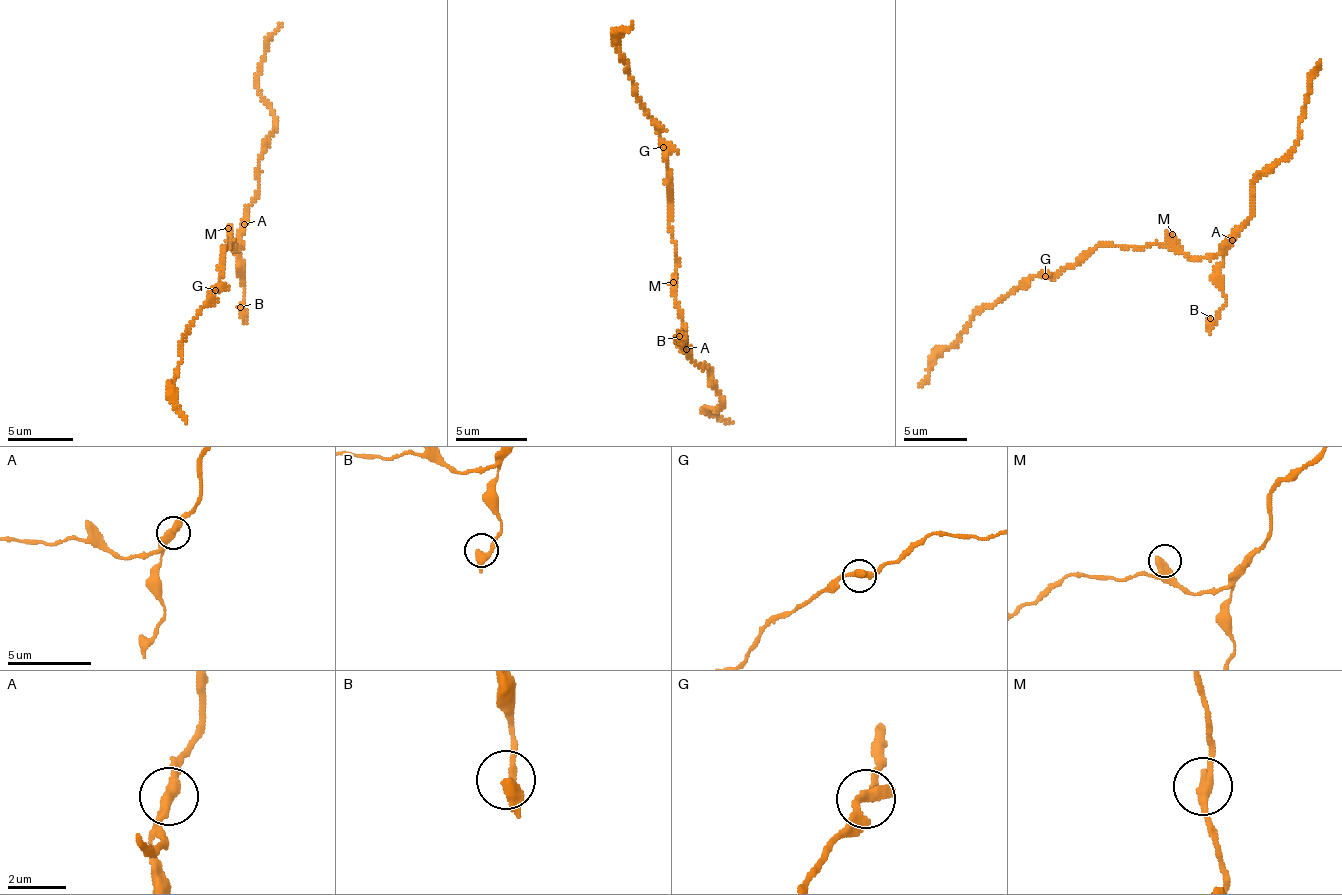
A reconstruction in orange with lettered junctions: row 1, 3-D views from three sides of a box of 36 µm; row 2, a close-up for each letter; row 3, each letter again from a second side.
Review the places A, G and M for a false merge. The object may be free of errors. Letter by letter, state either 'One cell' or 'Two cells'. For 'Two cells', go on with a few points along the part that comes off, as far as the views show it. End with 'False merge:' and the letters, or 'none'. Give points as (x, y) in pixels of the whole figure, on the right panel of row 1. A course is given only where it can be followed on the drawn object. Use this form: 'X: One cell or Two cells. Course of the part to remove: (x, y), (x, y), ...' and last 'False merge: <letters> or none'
A: Two cells. Course of the part to remove: (1232, 239), (1220, 270), (1226, 305), (1210, 334)
G: One cell
M: One cell
False merge: A

